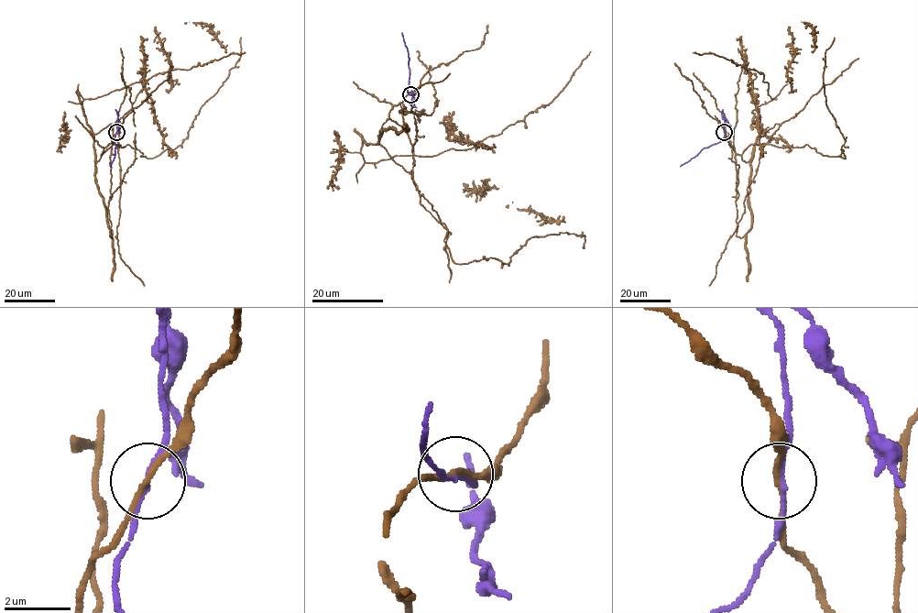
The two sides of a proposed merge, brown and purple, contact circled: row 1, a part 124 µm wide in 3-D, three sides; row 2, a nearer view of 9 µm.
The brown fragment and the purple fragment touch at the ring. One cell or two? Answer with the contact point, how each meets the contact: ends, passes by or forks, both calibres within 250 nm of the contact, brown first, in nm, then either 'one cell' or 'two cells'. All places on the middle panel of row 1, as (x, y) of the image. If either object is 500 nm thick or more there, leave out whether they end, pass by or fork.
(410, 94) | brown passes by | purple passes by | 160/120 nm | two cells

